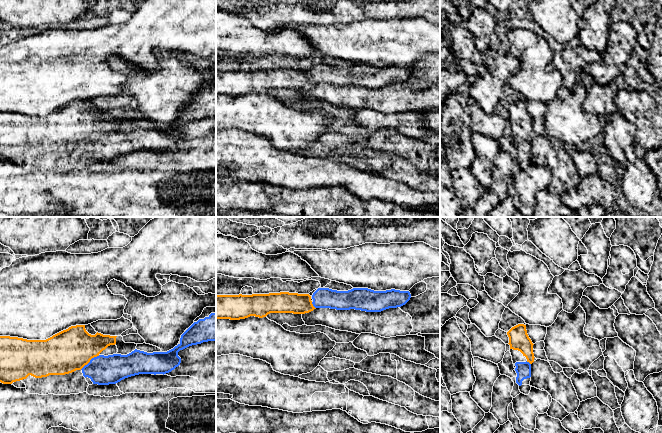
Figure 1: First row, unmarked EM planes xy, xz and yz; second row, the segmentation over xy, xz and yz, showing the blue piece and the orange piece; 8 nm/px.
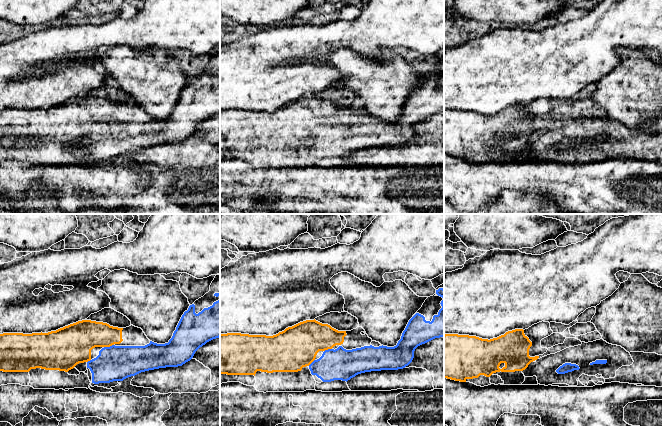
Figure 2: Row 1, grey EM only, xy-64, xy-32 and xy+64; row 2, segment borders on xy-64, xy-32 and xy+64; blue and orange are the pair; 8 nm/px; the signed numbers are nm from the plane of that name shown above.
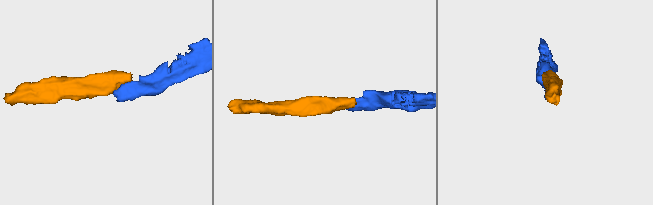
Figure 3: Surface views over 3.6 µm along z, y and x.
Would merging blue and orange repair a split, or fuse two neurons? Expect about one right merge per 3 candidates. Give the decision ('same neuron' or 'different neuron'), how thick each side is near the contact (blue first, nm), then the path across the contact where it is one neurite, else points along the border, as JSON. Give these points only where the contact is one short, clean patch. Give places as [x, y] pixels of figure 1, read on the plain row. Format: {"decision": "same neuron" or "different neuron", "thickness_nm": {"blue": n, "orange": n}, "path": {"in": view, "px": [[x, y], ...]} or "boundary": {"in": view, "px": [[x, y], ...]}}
{"decision": "same neuron", "thickness_nm": {"blue": 240, "orange": 340}, "path": {"in": "xy", "px": [[103, 146], [96, 143], [90, 137], [79, 126], [69, 126]]}}

